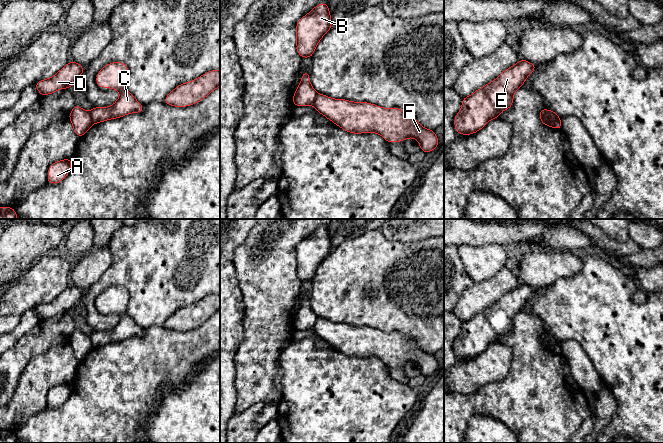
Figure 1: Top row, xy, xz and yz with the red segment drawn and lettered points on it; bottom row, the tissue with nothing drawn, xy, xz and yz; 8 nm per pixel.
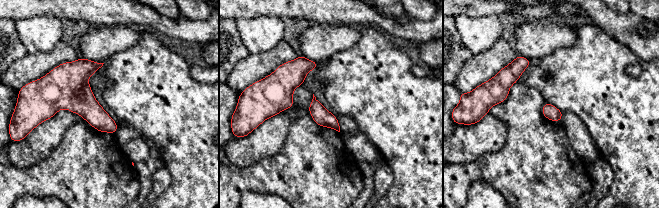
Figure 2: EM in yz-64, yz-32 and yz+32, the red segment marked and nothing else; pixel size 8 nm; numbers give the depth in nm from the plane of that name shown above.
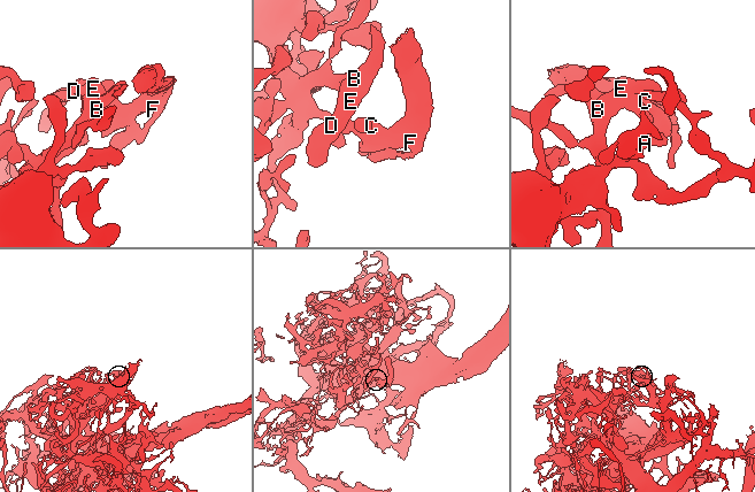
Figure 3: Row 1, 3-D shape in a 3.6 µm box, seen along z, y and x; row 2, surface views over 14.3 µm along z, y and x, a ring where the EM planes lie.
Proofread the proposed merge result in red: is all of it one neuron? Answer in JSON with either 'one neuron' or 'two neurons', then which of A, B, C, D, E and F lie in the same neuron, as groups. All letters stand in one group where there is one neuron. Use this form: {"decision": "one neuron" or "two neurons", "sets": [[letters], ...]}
{"decision": "two neurons", "sets": [["A", "B", "D", "E"], ["C", "F"]]}

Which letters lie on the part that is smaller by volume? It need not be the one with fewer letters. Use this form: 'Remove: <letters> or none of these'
Remove: C, F

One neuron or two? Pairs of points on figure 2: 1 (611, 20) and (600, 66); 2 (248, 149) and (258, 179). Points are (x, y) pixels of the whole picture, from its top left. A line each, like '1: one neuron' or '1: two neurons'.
1: two neurons
2: two neurons

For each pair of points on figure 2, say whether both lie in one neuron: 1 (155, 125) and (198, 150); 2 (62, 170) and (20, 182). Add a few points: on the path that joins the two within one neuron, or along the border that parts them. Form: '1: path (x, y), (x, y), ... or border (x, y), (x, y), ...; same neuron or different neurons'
1: path (166, 125), (173, 125), (187, 139); same neuron
2: path (52, 176), (30, 181); same neuron

